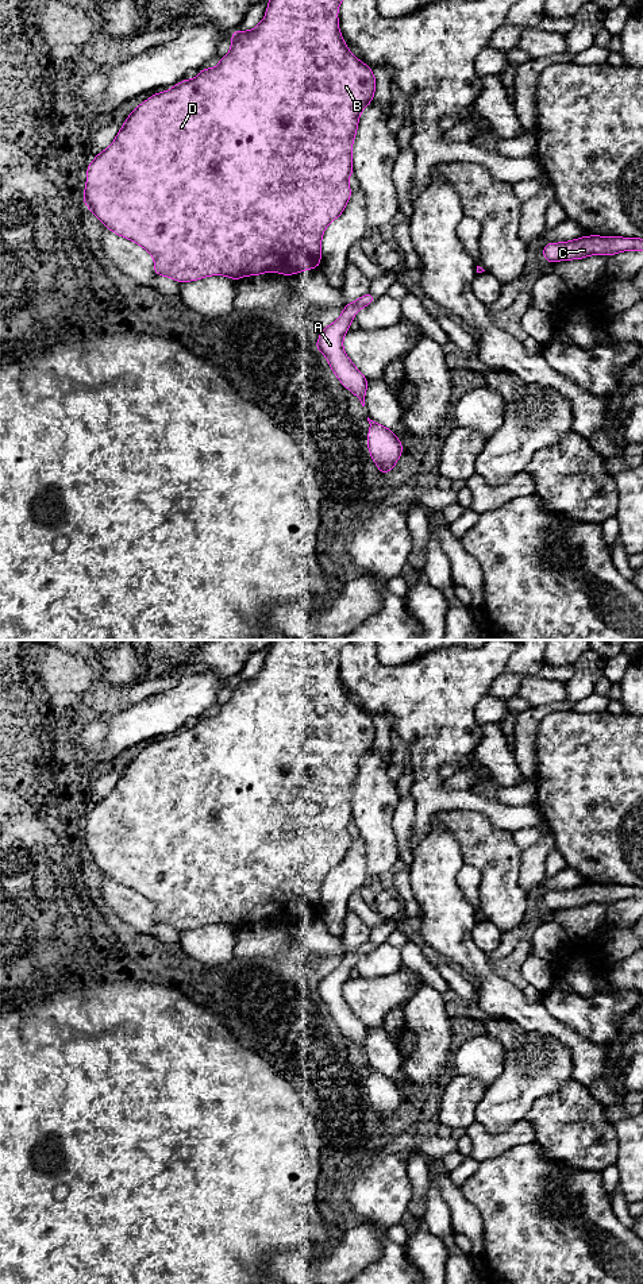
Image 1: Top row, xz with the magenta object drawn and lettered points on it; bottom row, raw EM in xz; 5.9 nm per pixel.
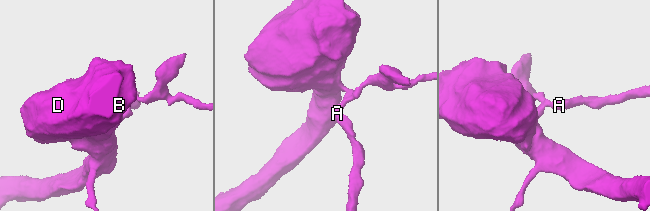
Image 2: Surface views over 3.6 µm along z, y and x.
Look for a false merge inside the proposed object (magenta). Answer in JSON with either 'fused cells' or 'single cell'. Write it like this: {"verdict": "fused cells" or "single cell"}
{"verdict": "fused cells"}

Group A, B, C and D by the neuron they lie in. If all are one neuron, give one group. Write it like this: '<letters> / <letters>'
A C / B D

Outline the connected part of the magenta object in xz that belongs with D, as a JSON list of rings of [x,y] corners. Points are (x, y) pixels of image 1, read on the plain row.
[[[273,640],[269,647],[269,653],[266,656],[266,662],[263,668],[251,679],[238,679],[235,678],[231,683],[231,698],[227,703],[220,705],[220,712],[212,717],[201,717],[199,724],[193,728],[182,728],[172,737],[161,741],[153,743],[150,747],[143,749],[139,755],[136,755],[130,764],[126,767],[122,774],[119,782],[109,795],[96,803],[96,806],[89,811],[86,817],[86,833],[84,840],[84,852],[89,856],[93,863],[108,876],[109,879],[130,887],[149,899],[154,906],[154,919],[155,922],[165,924],[178,929],[180,932],[188,929],[197,929],[200,926],[205,926],[208,924],[227,924],[231,928],[236,929],[246,924],[257,924],[265,922],[267,919],[281,921],[284,924],[292,924],[304,918],[315,917],[320,914],[320,897],[322,897],[322,886],[324,878],[328,872],[338,867],[346,856],[351,845],[351,837],[349,834],[349,825],[354,821],[351,797],[354,791],[354,786],[358,778],[358,768],[361,760],[370,752],[374,747],[376,739],[376,725],[373,718],[363,710],[361,710],[351,699],[347,697],[346,690],[339,679],[338,670],[338,658],[344,645],[354,640]]]

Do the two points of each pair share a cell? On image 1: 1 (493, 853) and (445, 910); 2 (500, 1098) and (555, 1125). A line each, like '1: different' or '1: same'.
1: different
2: different

